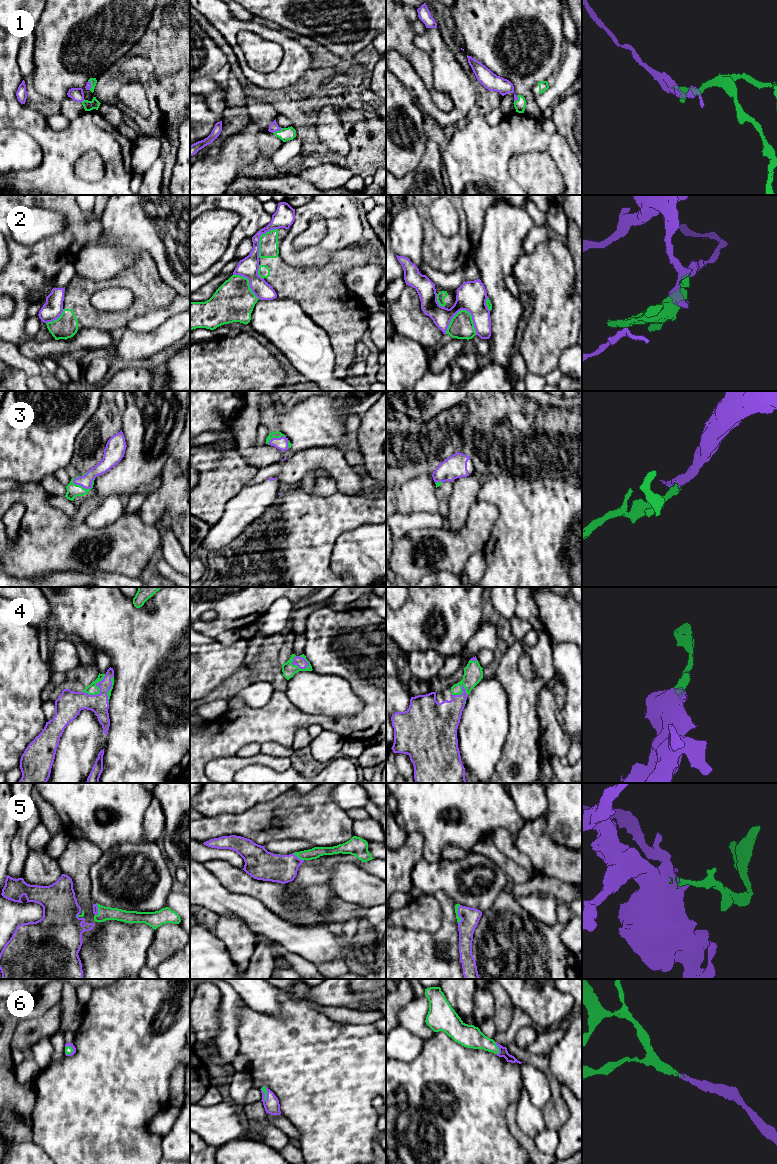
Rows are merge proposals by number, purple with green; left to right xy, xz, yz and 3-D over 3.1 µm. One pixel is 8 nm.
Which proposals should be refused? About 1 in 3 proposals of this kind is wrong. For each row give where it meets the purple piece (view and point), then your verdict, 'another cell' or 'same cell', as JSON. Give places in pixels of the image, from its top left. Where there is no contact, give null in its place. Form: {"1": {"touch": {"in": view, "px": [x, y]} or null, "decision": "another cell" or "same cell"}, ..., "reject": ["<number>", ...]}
{"1": {"touch": {"in": "xz", "px": [276, 130]}, "decision": "same cell"}, "2": {"touch": {"in": "yz", "px": [454, 315]}, "decision": "another cell"}, "3": {"touch": {"in": "xy", "px": [85, 488]}, "decision": "same cell"}, "4": {"touch": {"in": "xy", "px": [100, 691]}, "decision": "same cell"}, "5": {"touch": {"in": "yz", "px": [458, 914]}, "decision": "same cell"}, "6": {"touch": {"in": "yz", "px": [498, 1047]}, "decision": "same cell"}, "reject": ["2"]}

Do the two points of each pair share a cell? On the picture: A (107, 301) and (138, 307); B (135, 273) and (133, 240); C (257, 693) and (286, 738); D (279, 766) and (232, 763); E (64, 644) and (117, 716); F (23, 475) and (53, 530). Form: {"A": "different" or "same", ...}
{"A": "different", "B": "different", "C": "different", "D": "same", "E": "different", "F": "different"}

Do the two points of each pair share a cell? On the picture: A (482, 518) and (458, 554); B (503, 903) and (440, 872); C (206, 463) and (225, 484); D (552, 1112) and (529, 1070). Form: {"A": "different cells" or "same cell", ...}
{"A": "same cell", "B": "different cells", "C": "same cell", "D": "different cells"}

